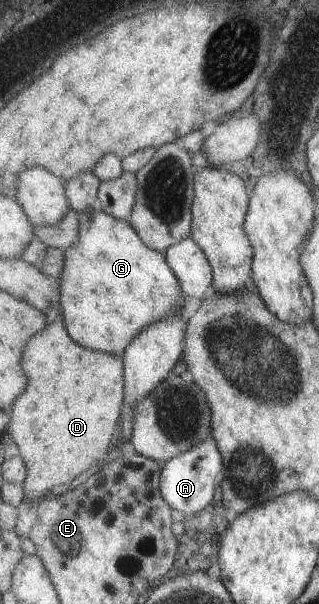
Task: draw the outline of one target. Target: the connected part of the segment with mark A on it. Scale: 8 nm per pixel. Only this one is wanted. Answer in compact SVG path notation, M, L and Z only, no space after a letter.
M211 435L205 442L163 464L160 487L162 494L173 509L180 510L186 516L203 511L215 499L217 477L221 469L224 469L224 459L221 459L217 442Z

